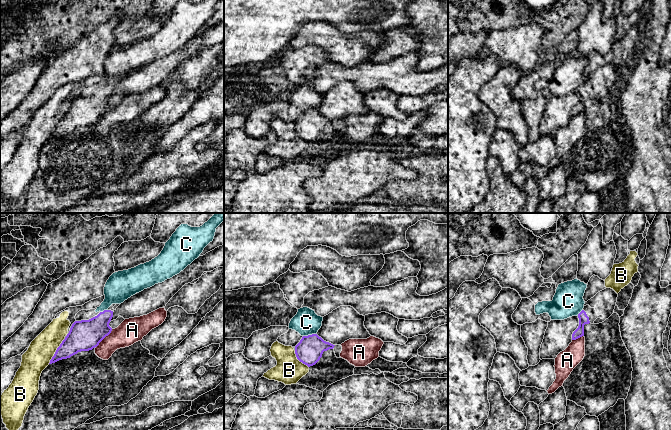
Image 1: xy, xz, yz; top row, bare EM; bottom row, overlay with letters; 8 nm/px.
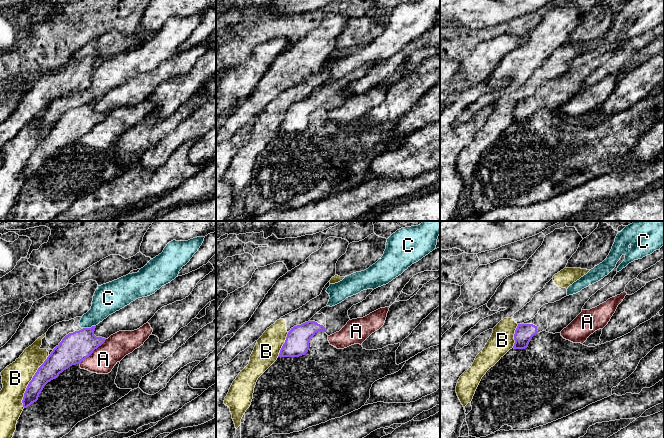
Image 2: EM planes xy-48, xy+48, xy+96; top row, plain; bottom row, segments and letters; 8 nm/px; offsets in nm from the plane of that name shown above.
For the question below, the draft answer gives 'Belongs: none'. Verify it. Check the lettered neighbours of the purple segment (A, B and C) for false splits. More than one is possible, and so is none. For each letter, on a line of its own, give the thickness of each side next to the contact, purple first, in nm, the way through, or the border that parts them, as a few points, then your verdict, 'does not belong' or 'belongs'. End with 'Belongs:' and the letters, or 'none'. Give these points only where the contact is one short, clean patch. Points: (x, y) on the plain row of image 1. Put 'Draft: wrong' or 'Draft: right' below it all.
A: 240 nm thick on the purple side, 200 nm on the other; does not belong
B: 240 nm thick on the purple side, 200 nm on the other; does not belong
C: 220 nm thick on the purple side, 220 nm on the other; does not belong
Belongs: none
Draft: right

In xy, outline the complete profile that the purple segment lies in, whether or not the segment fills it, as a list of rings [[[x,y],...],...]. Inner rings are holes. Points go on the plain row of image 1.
[[[104,86],[89,96],[75,97],[67,112],[57,124],[49,140],[70,134],[81,127],[89,127],[117,104],[125,95],[119,92],[111,96],[113,87]]]

